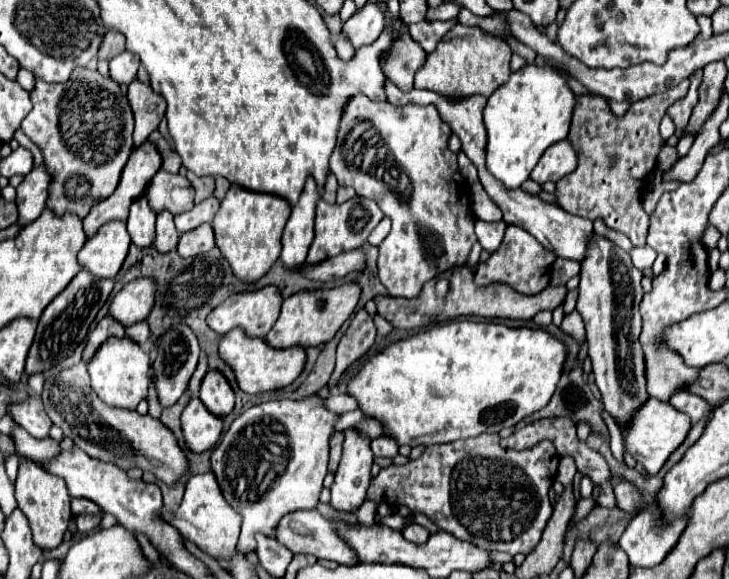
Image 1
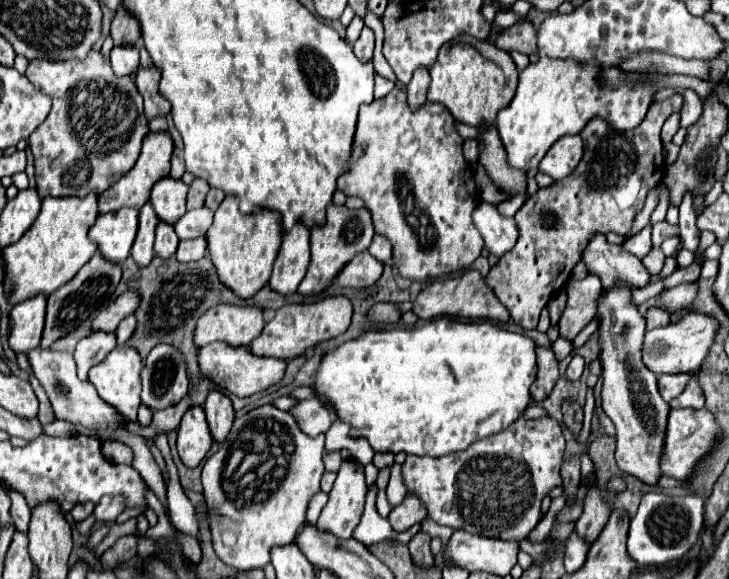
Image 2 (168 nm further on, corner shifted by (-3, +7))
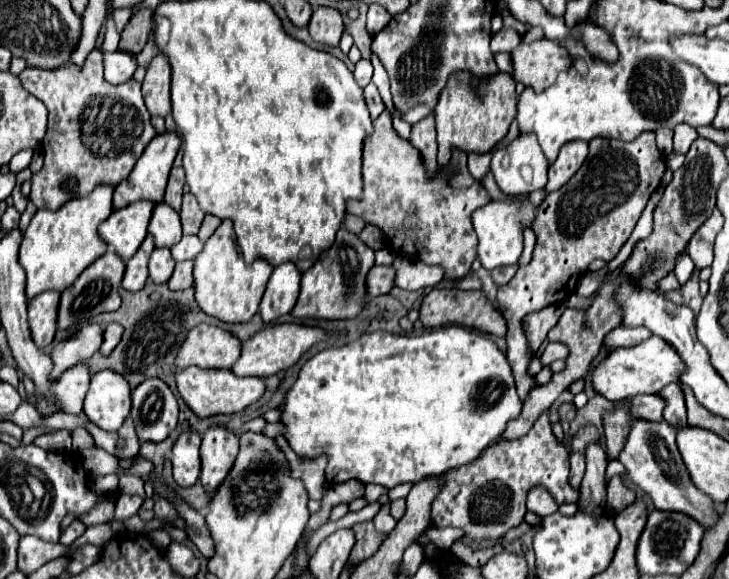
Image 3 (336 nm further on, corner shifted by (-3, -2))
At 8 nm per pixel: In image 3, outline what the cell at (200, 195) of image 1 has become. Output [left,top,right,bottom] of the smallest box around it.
[180,193,204,235]

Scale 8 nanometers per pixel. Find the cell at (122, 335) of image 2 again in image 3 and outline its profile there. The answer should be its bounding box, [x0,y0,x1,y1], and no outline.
[100,323,124,355]

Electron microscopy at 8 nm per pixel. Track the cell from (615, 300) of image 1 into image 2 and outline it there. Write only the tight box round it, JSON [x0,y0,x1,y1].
[598,290,670,486]

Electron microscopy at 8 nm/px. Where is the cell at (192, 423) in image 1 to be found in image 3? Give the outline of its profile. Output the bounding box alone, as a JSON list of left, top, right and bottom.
[172,429,200,487]

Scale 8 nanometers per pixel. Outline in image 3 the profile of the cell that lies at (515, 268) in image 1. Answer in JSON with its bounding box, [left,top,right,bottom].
[496,131,666,399]

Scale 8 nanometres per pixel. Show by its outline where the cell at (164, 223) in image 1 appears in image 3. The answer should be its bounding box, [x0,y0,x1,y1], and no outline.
[148,247,176,283]

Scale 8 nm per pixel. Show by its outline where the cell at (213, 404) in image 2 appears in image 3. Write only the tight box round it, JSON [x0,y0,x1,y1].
[200,427,238,493]

